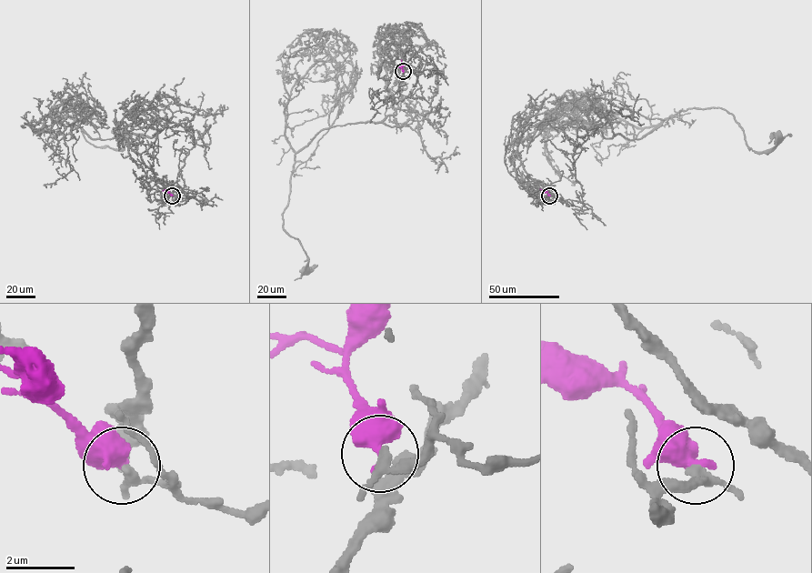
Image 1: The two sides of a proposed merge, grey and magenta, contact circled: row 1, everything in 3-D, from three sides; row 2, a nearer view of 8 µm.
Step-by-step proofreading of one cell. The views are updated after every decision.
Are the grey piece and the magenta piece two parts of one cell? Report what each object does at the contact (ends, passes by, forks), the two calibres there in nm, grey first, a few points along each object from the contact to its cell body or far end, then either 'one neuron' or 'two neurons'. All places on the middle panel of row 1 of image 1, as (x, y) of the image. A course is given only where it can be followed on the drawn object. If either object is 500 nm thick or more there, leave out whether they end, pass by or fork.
calibres 200 and 550 nm; course grey (403, 72), (422, 64), (389, 27), (379, 56), (395, 114), (324, 128), (295, 155), (283, 227), (306, 270); course magenta (403, 72), (401, 59); two neurons

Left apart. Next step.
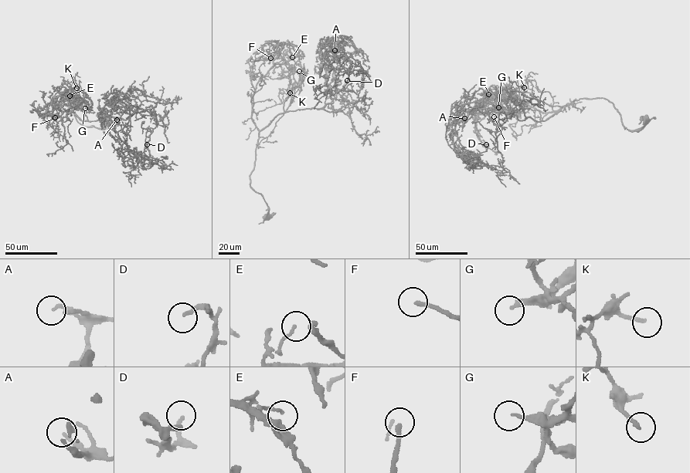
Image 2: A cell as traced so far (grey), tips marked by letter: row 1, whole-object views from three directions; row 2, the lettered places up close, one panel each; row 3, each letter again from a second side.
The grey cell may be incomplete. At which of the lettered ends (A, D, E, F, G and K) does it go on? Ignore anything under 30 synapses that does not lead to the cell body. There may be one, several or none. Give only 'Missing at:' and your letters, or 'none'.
Missing at: F, G

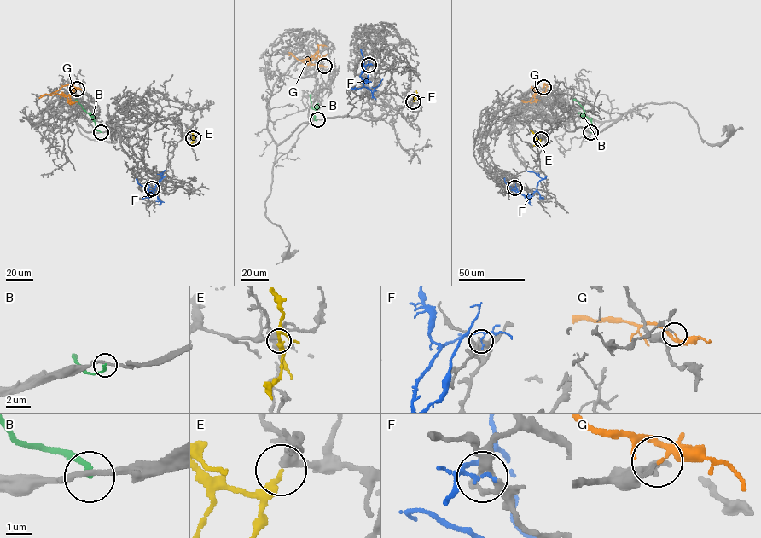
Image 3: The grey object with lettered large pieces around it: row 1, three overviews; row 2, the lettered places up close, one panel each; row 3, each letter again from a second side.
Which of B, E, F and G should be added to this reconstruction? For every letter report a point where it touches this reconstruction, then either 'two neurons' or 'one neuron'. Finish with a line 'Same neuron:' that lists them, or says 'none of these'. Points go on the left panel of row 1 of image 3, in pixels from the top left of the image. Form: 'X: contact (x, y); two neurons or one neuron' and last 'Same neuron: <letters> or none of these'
B: contact (101, 132); two neurons
E: contact (193, 138); one neuron
F: contact (152, 188); two neurons
G: contact (77, 89); two neurons
Same neuron: E

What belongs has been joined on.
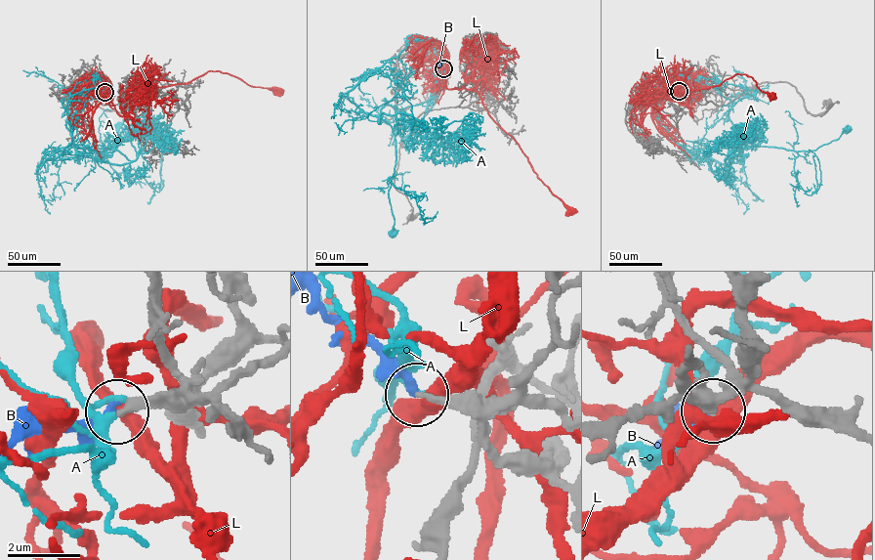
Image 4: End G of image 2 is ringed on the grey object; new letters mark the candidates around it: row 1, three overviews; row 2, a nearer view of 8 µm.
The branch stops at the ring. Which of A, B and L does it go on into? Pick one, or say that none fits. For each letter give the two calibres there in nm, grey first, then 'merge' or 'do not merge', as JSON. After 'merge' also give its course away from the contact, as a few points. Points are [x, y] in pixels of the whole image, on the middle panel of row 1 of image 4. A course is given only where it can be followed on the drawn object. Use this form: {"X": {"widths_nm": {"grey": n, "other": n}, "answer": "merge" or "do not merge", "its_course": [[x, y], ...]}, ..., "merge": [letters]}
{"A": {"widths_nm": {"grey": 260, "other": 130}, "answer": "do not merge"}, "B": {"widths_nm": {"grey": 240, "other": 240}, "answer": "merge"}, "L": {"widths_nm": {"grey": 240, "other": 380}, "answer": "do not merge"}, "merge": ["B"]}

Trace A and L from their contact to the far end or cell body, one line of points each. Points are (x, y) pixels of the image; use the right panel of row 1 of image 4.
A: (679, 91), (687, 79), (695, 79), (730, 101), (729, 115), (739, 148), (815, 150), (848, 129)
L: (679, 91), (667, 97), (686, 105), (692, 115), (689, 92), (719, 86), (736, 73), (751, 76), (771, 97)

